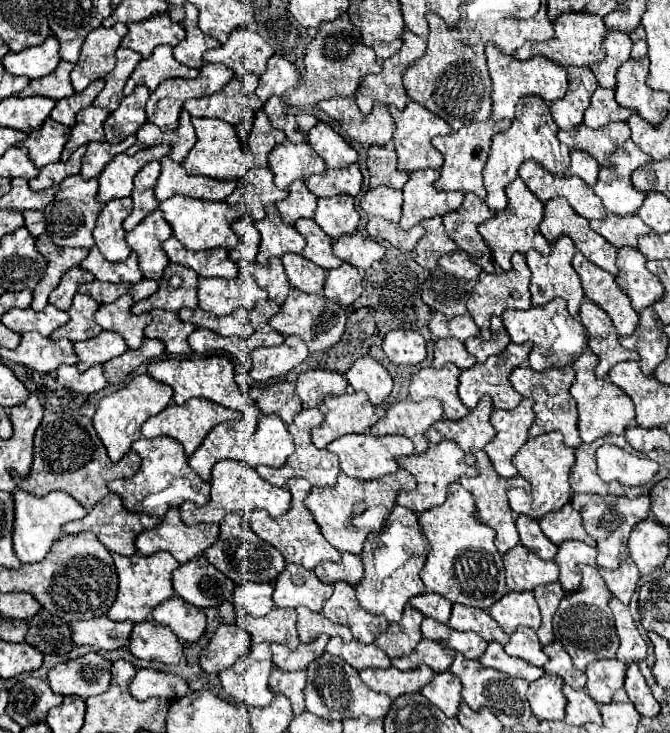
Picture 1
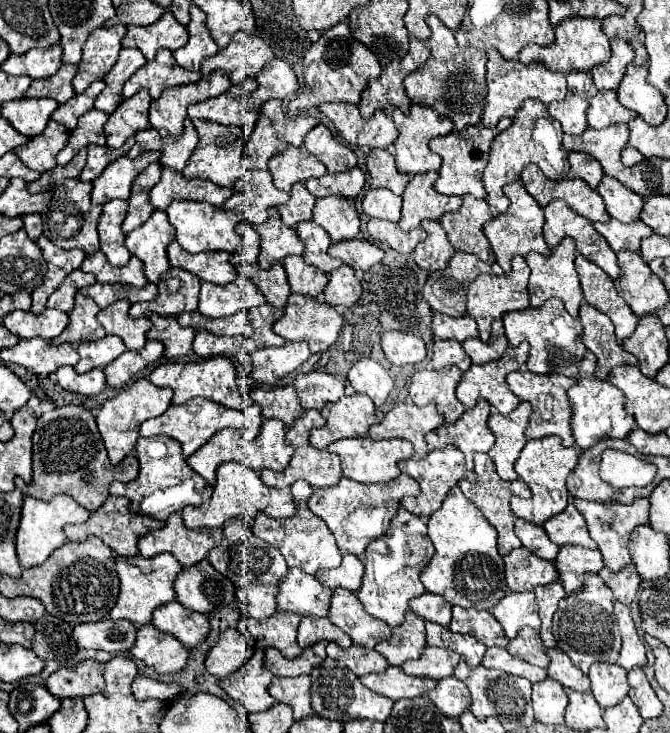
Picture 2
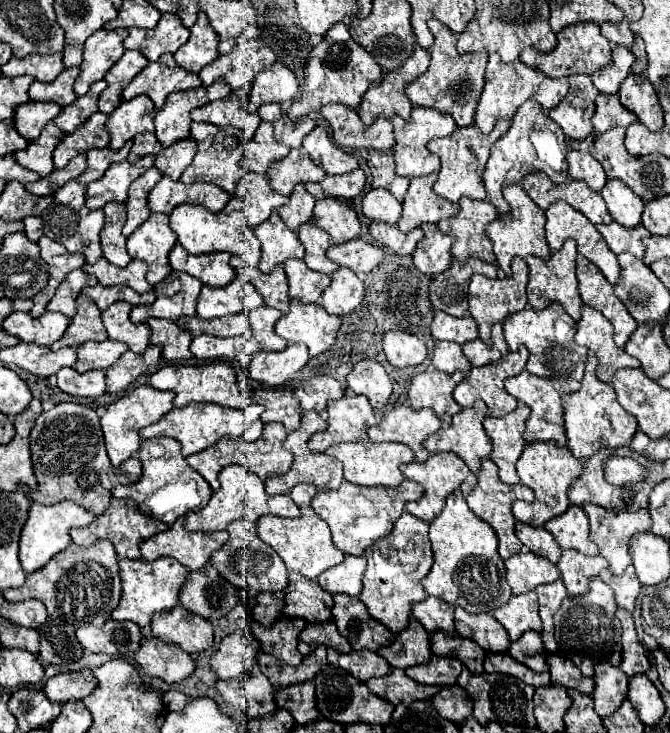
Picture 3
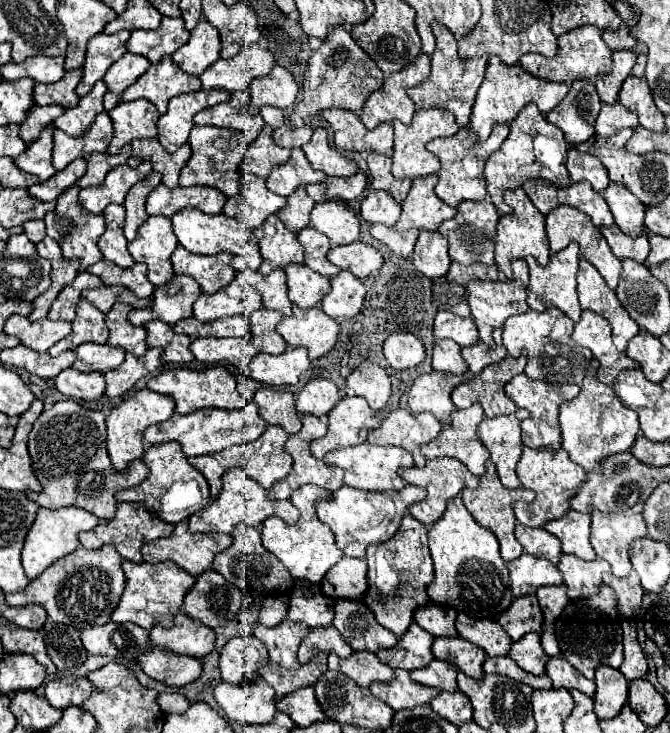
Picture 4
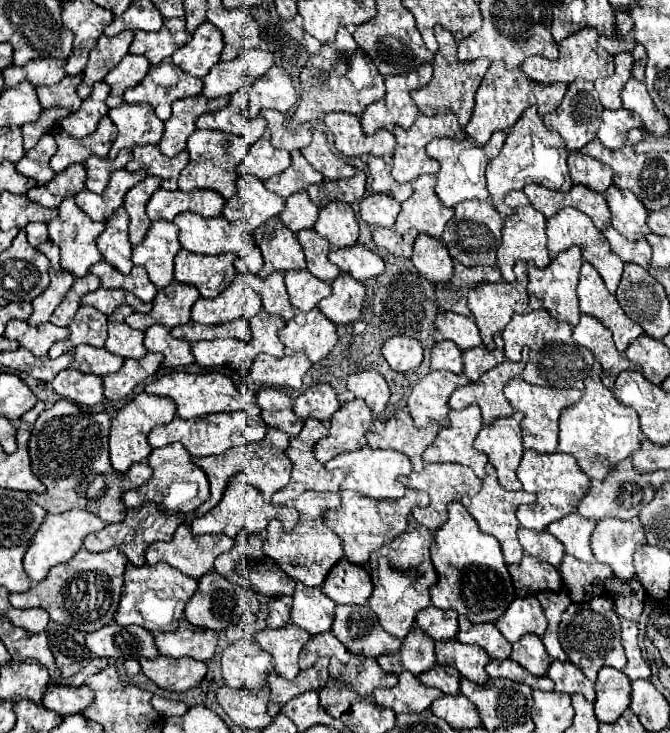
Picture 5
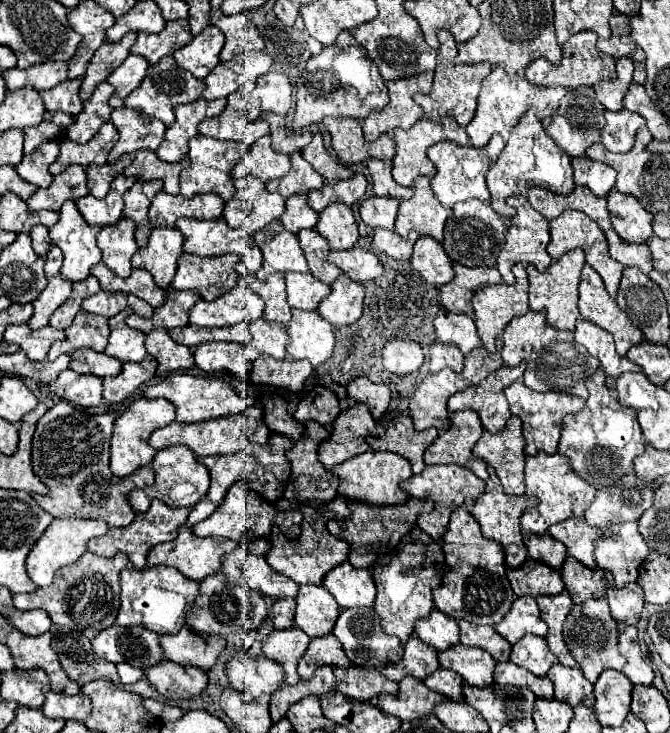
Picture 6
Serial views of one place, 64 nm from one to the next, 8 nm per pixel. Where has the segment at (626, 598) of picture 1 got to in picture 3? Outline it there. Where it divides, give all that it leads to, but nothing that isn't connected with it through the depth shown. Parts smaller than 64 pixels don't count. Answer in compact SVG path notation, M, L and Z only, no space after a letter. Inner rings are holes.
M630 566L620 576L614 576L610 570L604 570L604 572L600 572L600 578L614 590L618 606L632 612L634 604L636 604L636 598L640 594L640 582L638 582L638 576L636 576L634 568Z

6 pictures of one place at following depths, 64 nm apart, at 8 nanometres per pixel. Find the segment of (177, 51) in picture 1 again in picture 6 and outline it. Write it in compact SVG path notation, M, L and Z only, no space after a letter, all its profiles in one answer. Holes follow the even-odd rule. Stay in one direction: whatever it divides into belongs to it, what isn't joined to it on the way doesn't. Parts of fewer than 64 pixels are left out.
M208 26L204 28L204 32L194 36L194 40L188 46L180 48L174 54L174 60L180 68L192 72L196 78L206 78L210 70L220 62L218 54L222 46L224 34L216 26Z

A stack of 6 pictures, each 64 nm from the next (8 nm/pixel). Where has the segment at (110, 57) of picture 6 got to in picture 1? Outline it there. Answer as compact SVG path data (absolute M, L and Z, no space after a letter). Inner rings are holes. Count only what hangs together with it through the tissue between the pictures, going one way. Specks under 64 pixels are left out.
M114 24L112 28L100 26L86 36L80 58L70 72L72 86L76 92L82 92L90 82L104 78L108 72L112 72L116 64L114 52L118 50L120 40L126 32L128 28L124 24Z

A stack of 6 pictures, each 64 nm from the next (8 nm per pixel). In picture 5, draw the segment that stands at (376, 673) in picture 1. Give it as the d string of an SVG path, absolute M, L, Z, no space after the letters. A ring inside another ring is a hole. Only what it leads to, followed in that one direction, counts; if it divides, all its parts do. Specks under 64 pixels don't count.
M402 672L398 674L396 688L382 690L376 688L374 702L392 708L396 714L402 714L402 712L422 712L440 696L442 696L440 690L420 684L420 680L410 672Z

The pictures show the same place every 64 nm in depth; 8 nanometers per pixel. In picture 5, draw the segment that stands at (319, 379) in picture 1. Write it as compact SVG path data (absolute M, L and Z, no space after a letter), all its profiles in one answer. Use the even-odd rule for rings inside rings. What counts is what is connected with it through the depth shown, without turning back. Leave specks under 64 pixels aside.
M312 384L304 394L296 398L294 412L300 420L316 418L316 420L330 420L330 416L340 408L336 392L328 384Z

